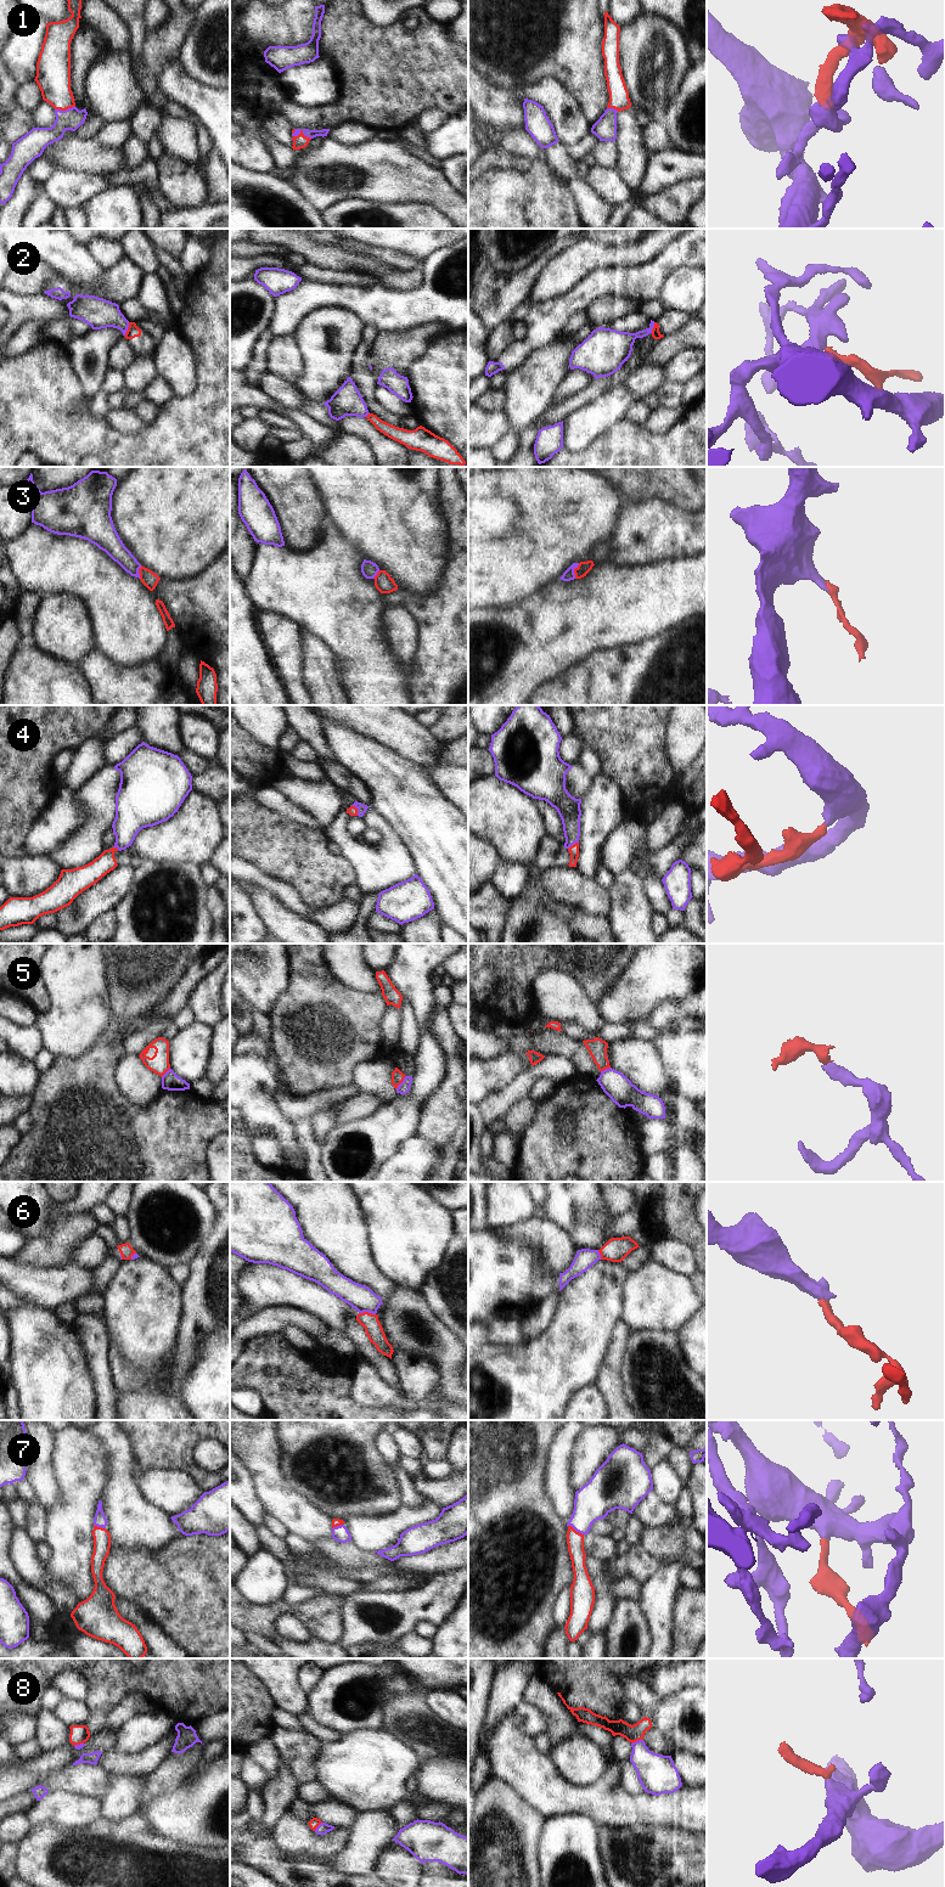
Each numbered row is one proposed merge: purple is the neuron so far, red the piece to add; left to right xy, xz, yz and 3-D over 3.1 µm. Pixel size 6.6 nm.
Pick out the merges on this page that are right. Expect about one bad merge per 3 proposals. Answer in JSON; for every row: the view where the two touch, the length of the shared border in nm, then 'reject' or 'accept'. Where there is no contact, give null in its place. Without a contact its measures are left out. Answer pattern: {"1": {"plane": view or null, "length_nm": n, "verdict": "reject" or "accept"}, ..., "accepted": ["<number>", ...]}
{"1": {"plane": "xz", "length_nm": 140, "verdict": "accept"}, "2": {"plane": "xy", "length_nm": 100, "verdict": "reject"}, "3": {"plane": "yz", "length_nm": 110, "verdict": "reject"}, "4": {"plane": "yz", "length_nm": 90, "verdict": "accept"}, "5": {"plane": "xz", "length_nm": 110, "verdict": "reject"}, "6": {"plane": "xz", "length_nm": 110, "verdict": "reject"}, "7": {"plane": "yz", "length_nm": 130, "verdict": "accept"}, "8": {"plane": "yz", "length_nm": 90, "verdict": "accept"}, "accepted": ["1", "4", "7", "8"]}

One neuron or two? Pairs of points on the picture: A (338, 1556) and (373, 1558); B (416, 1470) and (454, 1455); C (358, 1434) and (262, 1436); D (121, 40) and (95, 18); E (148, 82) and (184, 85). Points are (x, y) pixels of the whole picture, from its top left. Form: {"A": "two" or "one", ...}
{"A": "one", "B": "two", "C": "two", "D": "one", "E": "two"}

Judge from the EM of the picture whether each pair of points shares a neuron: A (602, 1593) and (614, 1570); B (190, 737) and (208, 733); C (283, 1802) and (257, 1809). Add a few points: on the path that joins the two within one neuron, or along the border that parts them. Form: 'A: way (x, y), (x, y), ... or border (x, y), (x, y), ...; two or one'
A: border (605, 1565), (605, 1575), (612, 1584); two
B: way (195, 737), (203, 736); one
C: border (262, 1792), (265, 1800), (263, 1823), (271, 1832); two

